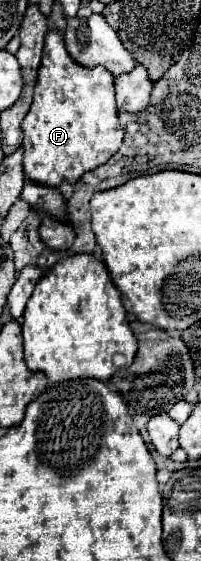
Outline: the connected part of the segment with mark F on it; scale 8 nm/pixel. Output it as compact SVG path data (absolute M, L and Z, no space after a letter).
M50 31L44 43L42 65L38 71L38 83L34 89L34 101L28 115L22 121L24 131L24 175L32 183L46 187L60 187L64 181L76 183L86 171L104 165L122 145L122 125L118 121L118 109L114 99L114 77L102 67L86 69L72 61L60 33Z

